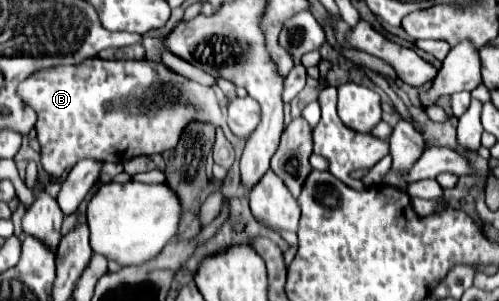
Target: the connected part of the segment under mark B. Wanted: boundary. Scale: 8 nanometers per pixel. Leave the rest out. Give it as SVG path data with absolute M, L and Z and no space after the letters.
M89 58L79 66L55 66L55 68L41 70L39 74L33 74L31 78L23 80L19 84L17 92L37 112L35 128L37 128L37 138L39 138L39 144L41 144L41 162L43 162L43 168L47 170L47 174L51 174L51 176L61 176L65 170L71 170L81 158L95 158L99 162L121 162L123 164L123 162L127 162L127 160L131 160L135 156L161 154L161 152L173 150L177 146L177 140L179 140L183 128L191 120L205 120L205 122L211 122L213 126L219 126L221 120L223 120L219 104L217 104L217 98L215 98L211 88L201 86L197 82L191 82L187 78L181 78L181 76L173 74L171 70L167 70L161 62L149 62L149 60L99 60L99 58Z

